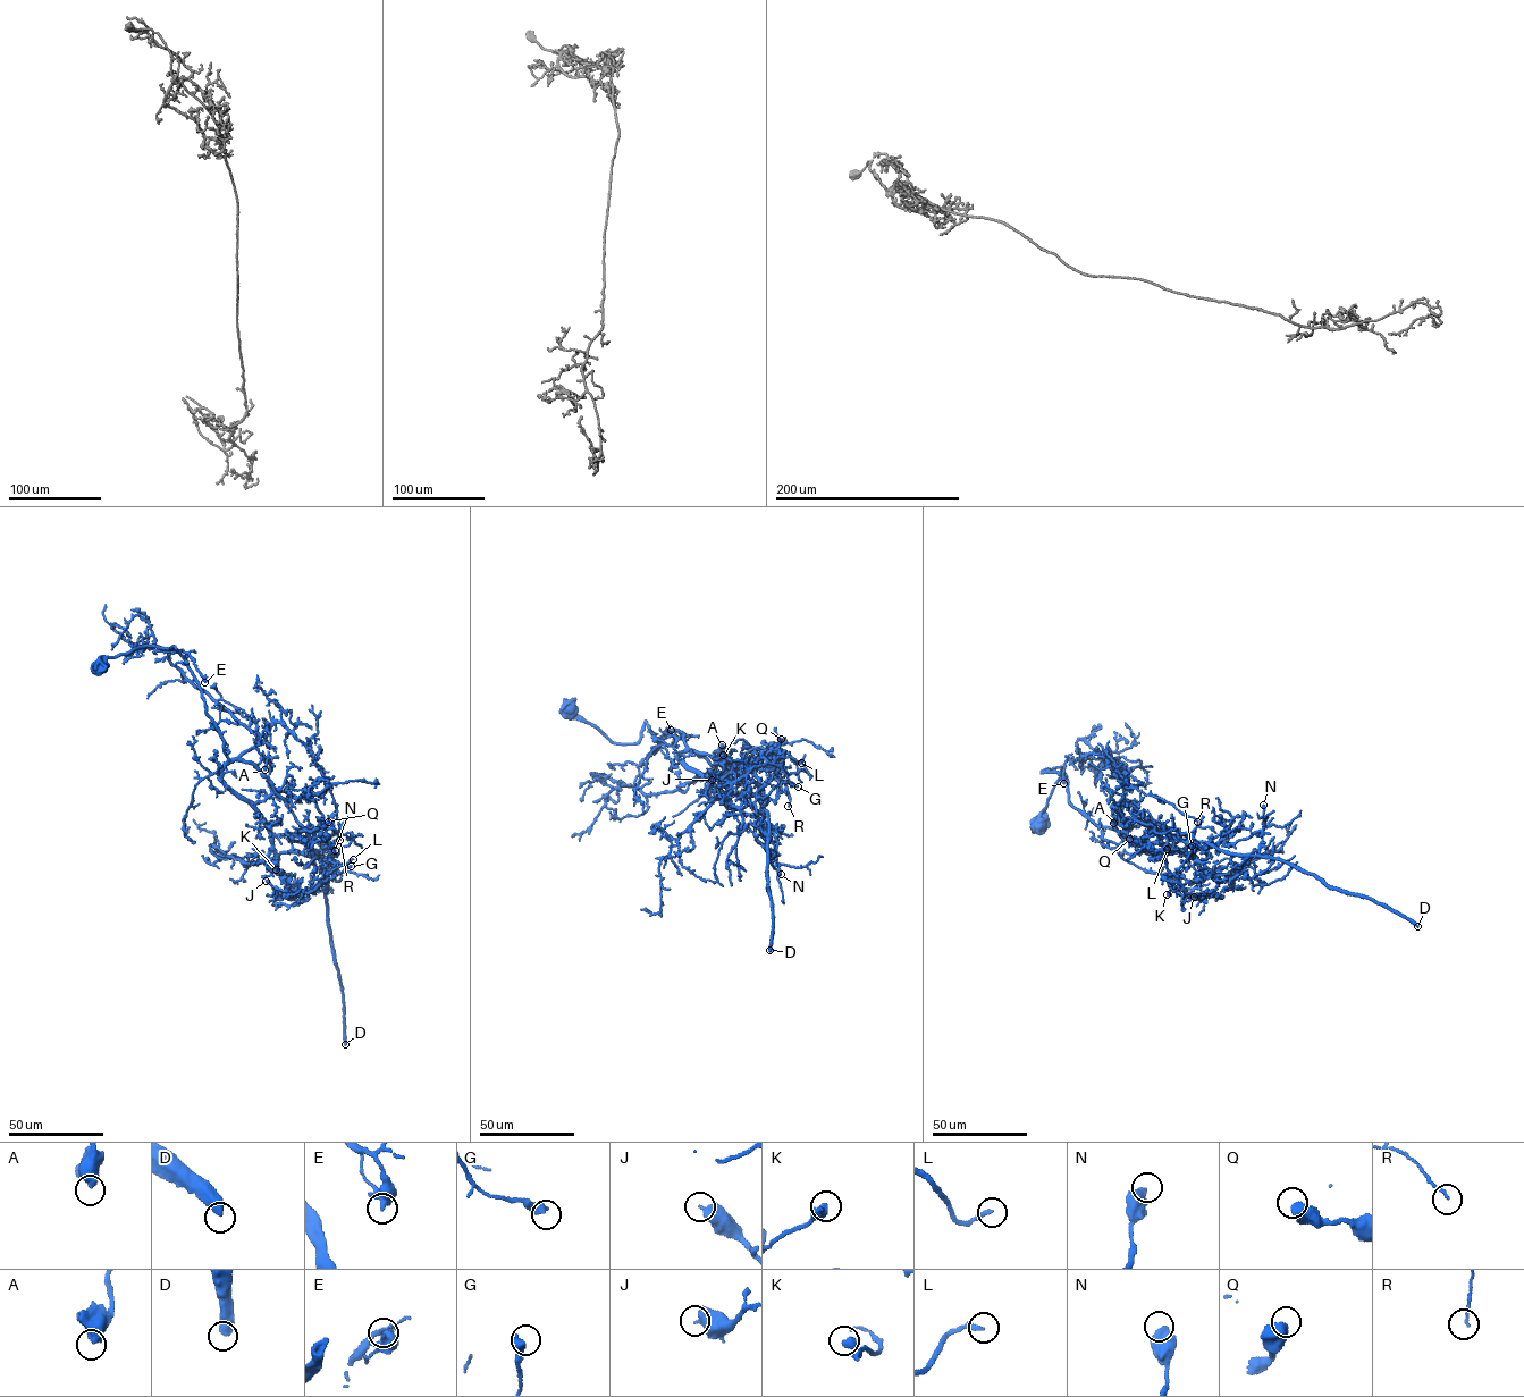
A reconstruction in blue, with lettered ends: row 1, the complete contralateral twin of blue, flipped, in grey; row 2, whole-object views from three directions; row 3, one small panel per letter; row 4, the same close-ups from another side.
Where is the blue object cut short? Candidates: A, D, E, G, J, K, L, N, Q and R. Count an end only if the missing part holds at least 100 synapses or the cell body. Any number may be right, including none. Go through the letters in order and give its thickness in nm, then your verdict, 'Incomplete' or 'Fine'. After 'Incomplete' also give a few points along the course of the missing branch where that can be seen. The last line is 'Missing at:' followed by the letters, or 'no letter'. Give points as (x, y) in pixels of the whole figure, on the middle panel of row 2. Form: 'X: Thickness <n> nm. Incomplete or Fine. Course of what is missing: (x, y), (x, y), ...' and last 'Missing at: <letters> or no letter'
A: Thickness 500 nm. Fine
D: Thickness 480 nm. Incomplete
E: Thickness 360 nm. Fine
G: Thickness 400 nm. Fine
J: Thickness 550 nm. Fine
K: Thickness 300 nm. Fine
L: Thickness 200 nm. Fine
N: Thickness 700 nm. Fine
Q: Thickness 600 nm. Fine
R: Thickness 120 nm. Fine
Missing at: D

